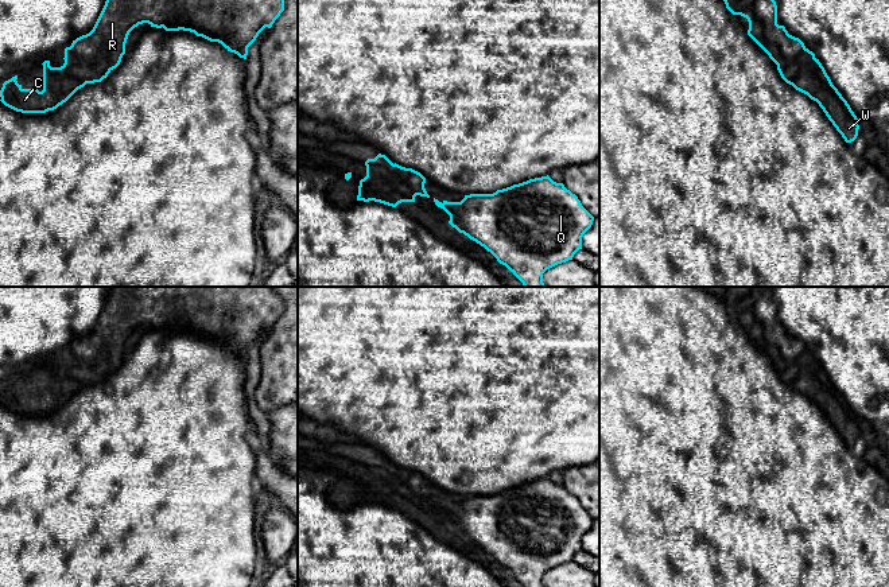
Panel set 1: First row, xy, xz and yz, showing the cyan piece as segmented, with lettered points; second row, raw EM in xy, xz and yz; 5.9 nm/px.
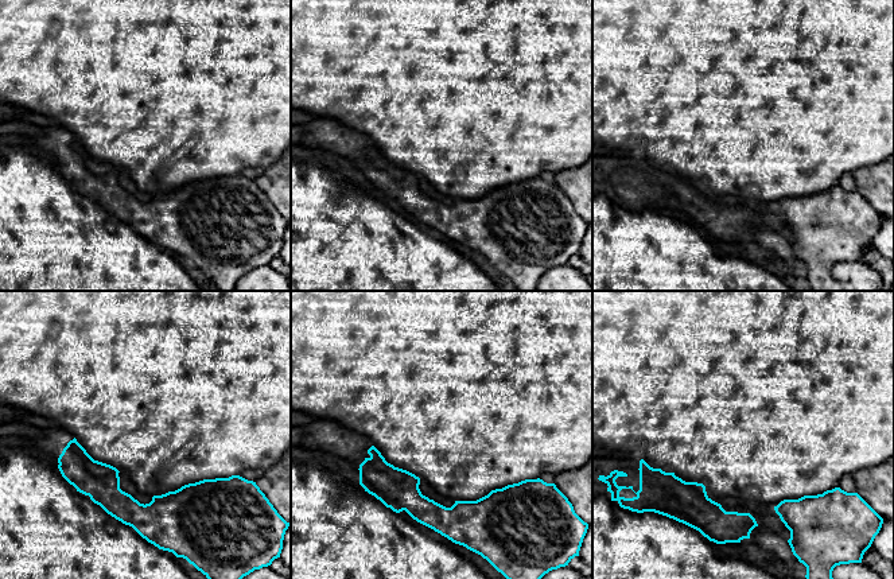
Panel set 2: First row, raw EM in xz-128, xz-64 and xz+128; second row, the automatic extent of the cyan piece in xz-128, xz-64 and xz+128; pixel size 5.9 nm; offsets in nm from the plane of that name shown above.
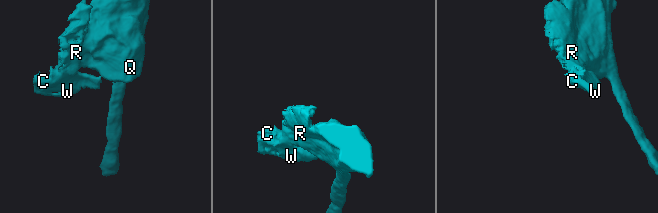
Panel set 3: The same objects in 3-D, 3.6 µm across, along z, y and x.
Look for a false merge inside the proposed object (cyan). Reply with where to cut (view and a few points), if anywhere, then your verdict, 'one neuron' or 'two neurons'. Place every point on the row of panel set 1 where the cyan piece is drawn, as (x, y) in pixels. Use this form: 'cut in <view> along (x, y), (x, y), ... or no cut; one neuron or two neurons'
cut in xz along (371, 159), (399, 175), (416, 194); two neurons

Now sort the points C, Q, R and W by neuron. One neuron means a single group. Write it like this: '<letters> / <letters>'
C W / Q R

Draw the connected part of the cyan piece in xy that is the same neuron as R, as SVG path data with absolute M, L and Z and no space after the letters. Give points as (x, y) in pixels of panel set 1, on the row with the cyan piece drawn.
M106 0L93 30L73 40L71 48L110 71L125 54L129 32L148 23L194 32L246 59L248 47L283 11L284 0Z

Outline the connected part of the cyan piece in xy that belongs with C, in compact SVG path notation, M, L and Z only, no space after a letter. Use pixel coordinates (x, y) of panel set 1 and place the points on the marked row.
M70 47L65 48L65 63L51 67L50 61L43 65L43 90L23 89L18 75L3 83L1 102L22 113L46 113L66 102L86 83L101 82L110 73L104 66L77 57Z

